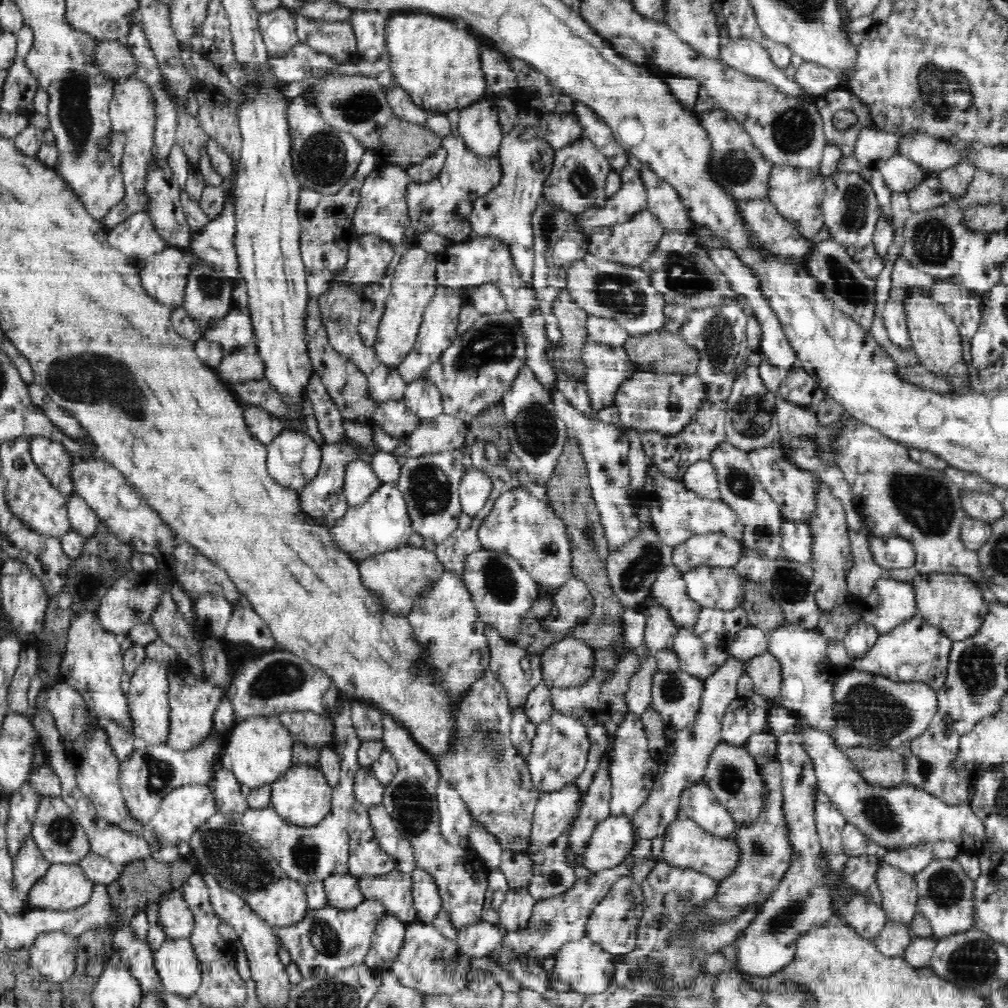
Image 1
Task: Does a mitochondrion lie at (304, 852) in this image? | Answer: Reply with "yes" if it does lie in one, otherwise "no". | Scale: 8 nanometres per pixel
yes

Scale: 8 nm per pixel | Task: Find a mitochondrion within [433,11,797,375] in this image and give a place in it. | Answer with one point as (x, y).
(618, 292)

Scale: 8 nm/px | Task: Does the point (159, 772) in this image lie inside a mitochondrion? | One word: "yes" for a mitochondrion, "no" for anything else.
yes

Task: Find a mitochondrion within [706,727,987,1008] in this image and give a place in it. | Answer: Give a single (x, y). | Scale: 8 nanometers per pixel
(946, 887)

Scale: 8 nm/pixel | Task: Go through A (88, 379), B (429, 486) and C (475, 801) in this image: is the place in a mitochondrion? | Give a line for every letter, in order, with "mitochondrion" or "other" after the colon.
A: mitochondrion
B: mitochondrion
C: other

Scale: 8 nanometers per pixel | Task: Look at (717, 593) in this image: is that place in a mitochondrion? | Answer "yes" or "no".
yes

